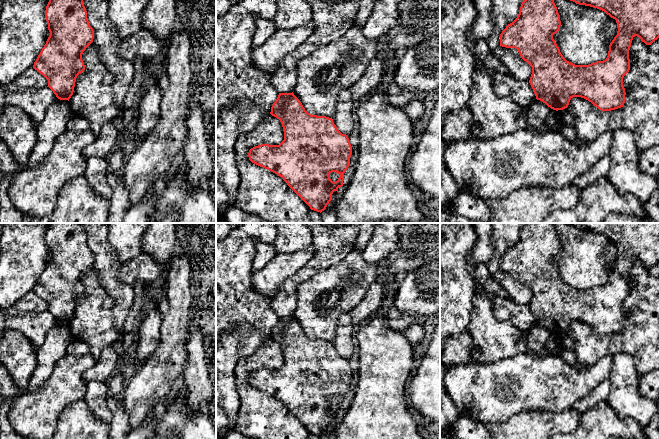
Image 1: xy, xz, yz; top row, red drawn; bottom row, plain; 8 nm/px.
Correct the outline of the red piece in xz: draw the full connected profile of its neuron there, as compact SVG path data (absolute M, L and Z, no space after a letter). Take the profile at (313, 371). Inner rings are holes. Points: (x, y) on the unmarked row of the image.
M279 317L271 331L270 338L280 344L284 364L279 369L261 368L249 374L249 384L282 401L287 409L310 431L311 434L322 436L332 424L334 415L343 410L344 397L350 389L352 370L348 359L342 358L336 351L332 342L311 339L303 331L294 317ZM336 396L340 399L337 405L332 405L329 398Z

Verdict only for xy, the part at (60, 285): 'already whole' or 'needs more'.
already whole

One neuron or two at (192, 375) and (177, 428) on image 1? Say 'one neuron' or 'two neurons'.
two neurons

